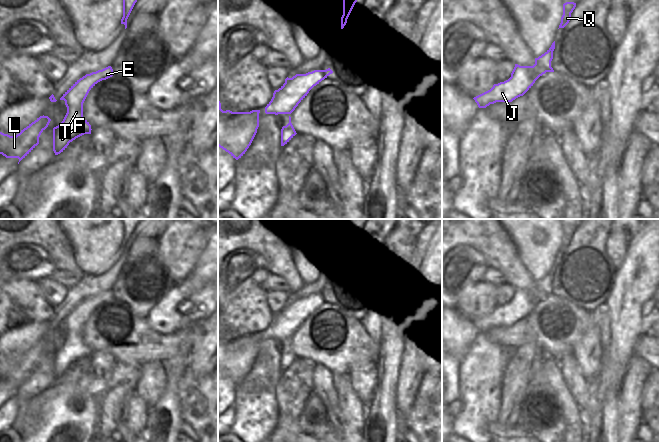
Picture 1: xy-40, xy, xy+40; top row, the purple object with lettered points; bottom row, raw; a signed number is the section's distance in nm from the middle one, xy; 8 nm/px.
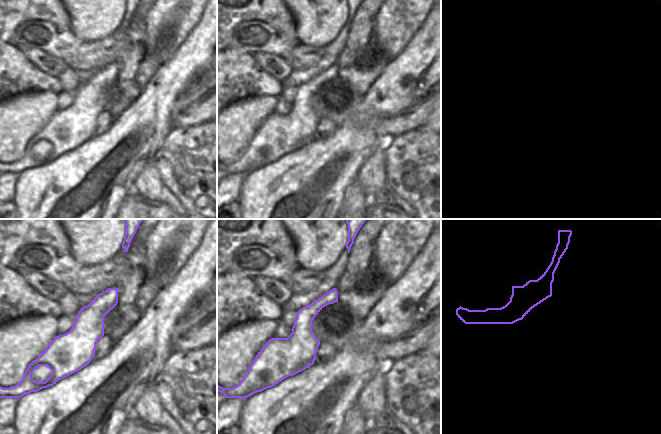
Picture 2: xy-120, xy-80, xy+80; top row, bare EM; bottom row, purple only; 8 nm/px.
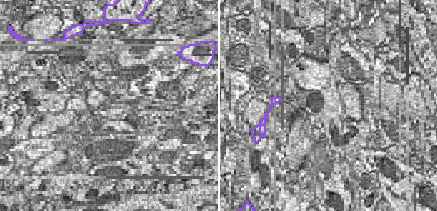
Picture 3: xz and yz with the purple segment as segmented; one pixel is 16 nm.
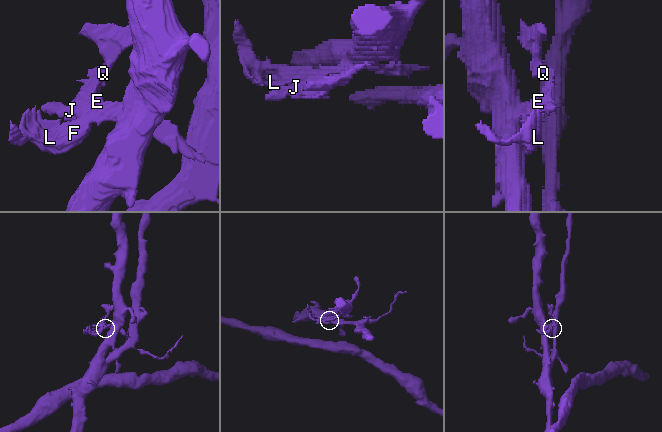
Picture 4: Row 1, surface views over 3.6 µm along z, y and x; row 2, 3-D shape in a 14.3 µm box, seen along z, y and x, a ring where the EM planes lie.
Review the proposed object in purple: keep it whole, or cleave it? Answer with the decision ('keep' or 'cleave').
keep

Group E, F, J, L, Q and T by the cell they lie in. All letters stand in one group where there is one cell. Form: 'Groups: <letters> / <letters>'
Groups: E F J L Q T

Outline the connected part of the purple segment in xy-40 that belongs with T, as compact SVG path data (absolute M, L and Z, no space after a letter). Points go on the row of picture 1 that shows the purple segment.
M108 66L102 70L86 74L77 80L60 98L65 101L67 113L63 121L53 128L53 151L55 155L63 152L76 138L91 134L91 125L83 117L83 103L89 91L100 81L113 76Z

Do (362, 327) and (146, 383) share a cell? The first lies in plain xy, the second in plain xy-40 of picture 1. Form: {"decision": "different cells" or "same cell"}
{"decision": "same cell"}

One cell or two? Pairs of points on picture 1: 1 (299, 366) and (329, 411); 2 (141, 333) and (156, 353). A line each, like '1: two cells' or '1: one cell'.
1: one cell
2: one cell

